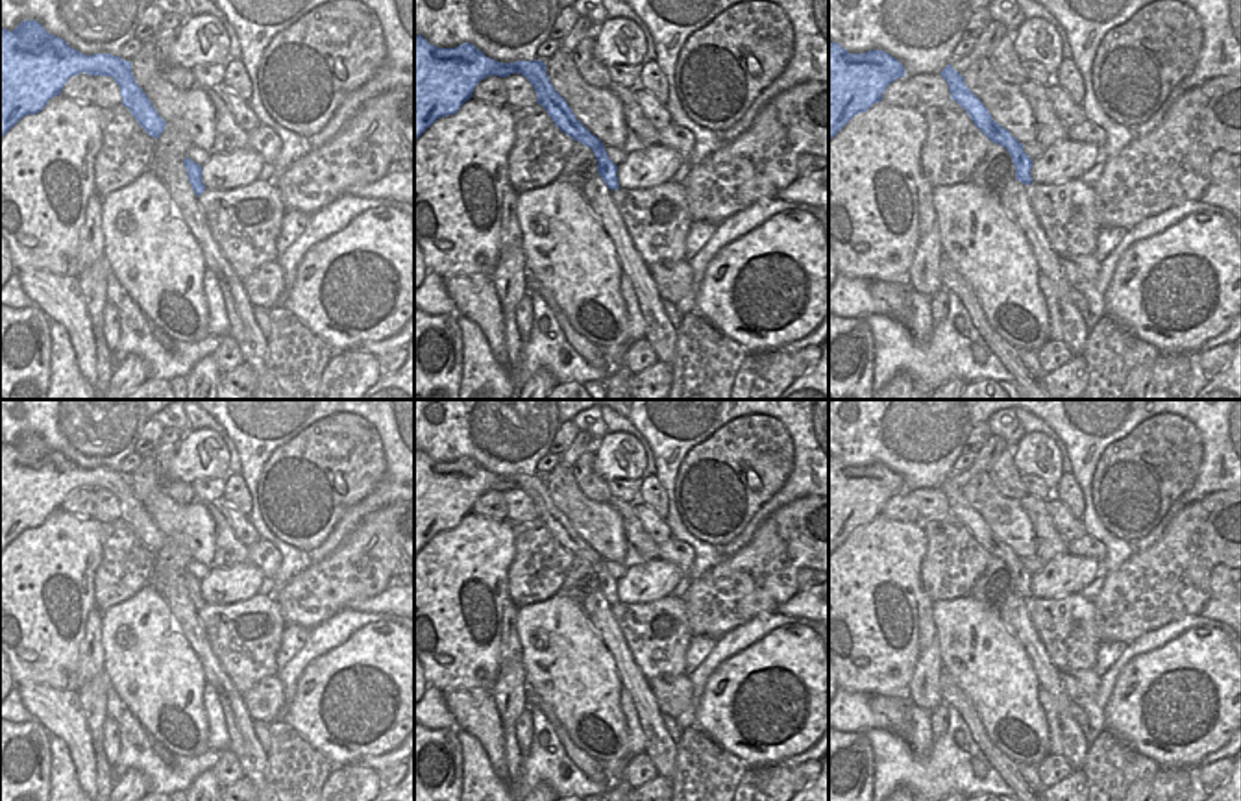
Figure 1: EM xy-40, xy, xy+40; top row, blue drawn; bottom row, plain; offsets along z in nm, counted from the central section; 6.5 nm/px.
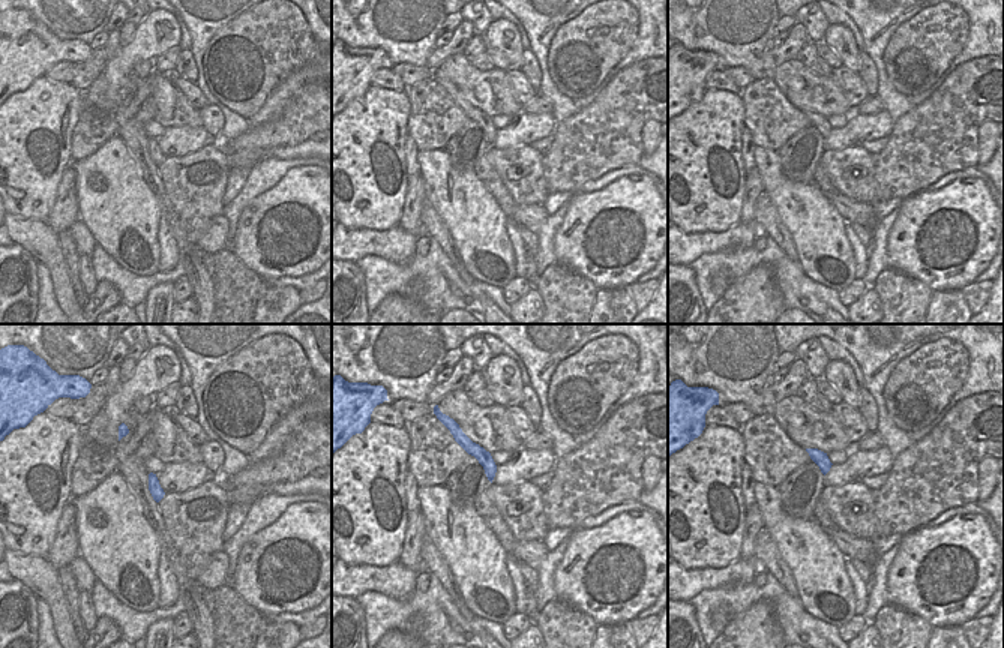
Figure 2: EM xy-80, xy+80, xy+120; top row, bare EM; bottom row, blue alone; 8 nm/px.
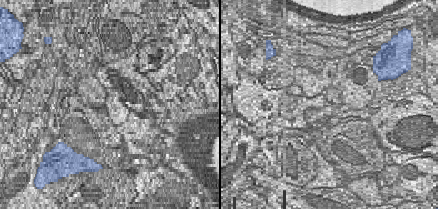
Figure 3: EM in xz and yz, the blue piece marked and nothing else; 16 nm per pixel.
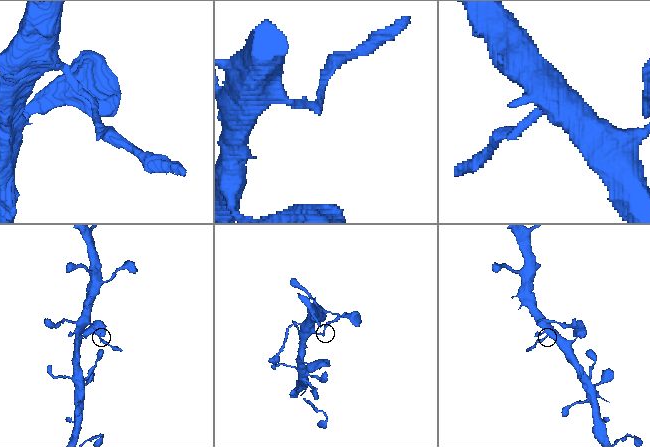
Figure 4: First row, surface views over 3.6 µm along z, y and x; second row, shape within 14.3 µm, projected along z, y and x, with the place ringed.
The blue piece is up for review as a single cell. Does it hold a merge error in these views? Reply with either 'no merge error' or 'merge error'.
merge error

